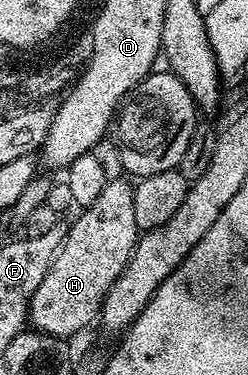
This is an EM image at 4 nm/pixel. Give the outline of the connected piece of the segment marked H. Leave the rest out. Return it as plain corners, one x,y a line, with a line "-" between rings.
122,179
107,181
100,197
79,214
82,216
74,224
69,224
62,248
48,273
44,273
40,289
32,293
28,323
33,330
44,335
71,337
99,318
104,297
130,263
130,254
140,234
132,205
134,183

